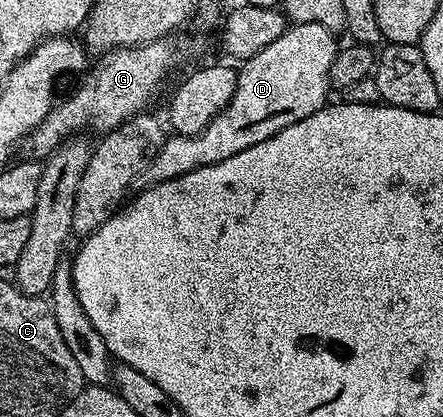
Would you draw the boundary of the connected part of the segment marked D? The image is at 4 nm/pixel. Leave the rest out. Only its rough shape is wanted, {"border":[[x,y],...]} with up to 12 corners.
{"border":[[293,23],[240,66],[203,131],[146,182],[223,163],[326,104],[334,30]]}

